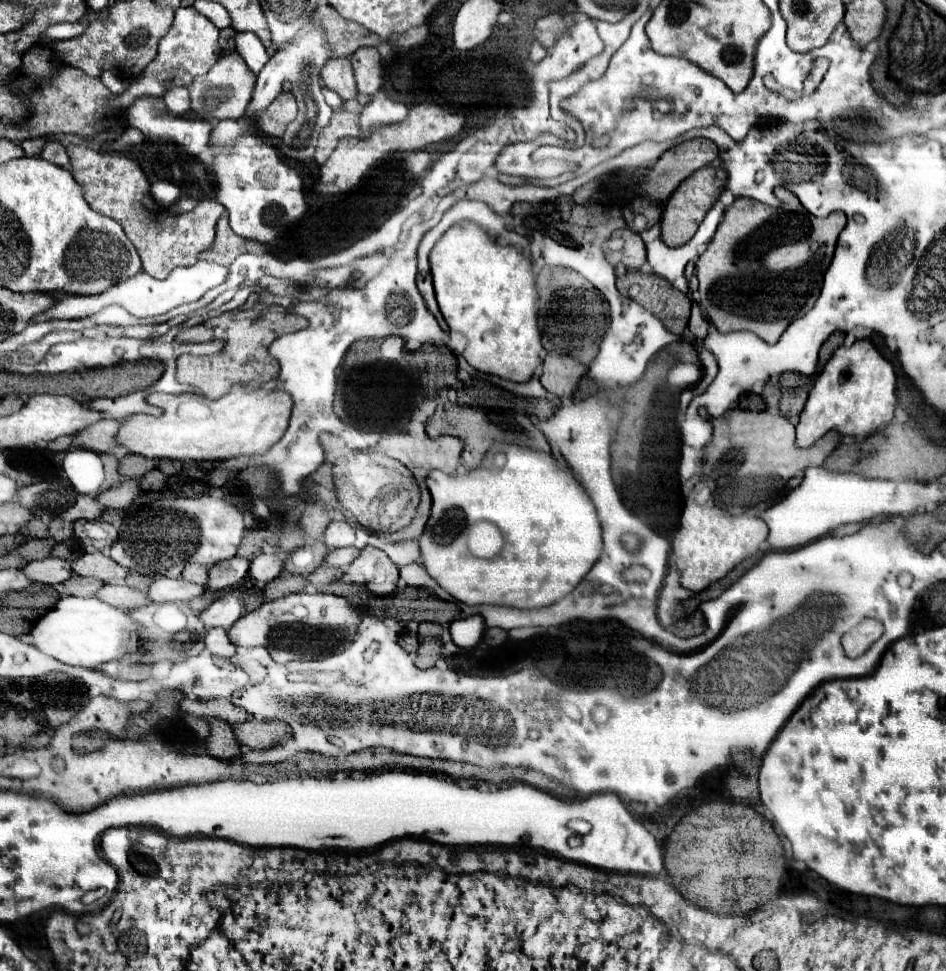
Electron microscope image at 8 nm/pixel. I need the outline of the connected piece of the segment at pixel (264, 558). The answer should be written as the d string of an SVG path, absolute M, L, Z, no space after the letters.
M279 552L259 554L251 560L249 576L259 584L267 584L281 574L281 564L283 564L283 556Z

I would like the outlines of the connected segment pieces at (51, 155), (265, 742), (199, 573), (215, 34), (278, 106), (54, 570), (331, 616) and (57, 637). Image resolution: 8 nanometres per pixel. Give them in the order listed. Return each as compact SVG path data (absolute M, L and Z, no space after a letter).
M47 142L41 150L41 158L47 160L47 162L53 162L61 168L69 168L69 158L67 158L67 152L65 148L59 144L59 142Z
M247 720L245 724L239 724L233 728L237 740L241 740L243 746L249 748L271 748L277 746L279 740L291 736L291 728L285 722L259 722L259 720Z
M187 564L185 570L183 570L183 580L187 582L193 582L193 584L205 584L207 582L207 574L209 570L205 566L199 566L199 564Z
M179 6L175 10L175 20L169 28L169 32L159 40L159 52L155 60L145 68L145 72L131 82L131 86L109 100L113 108L129 108L135 98L143 94L153 94L153 96L163 96L169 88L173 86L189 86L195 76L201 76L211 70L211 66L219 60L221 56L221 46L219 46L219 28L195 12L193 6Z
M281 92L277 100L265 112L261 112L261 116L257 118L257 126L265 136L283 138L287 124L293 122L295 116L297 116L297 102L293 94Z
M45 558L39 562L29 562L27 566L21 568L21 572L27 576L27 580L41 582L41 584L59 584L69 580L73 572L69 572L69 562L61 558Z
M289 594L273 602L267 602L253 612L247 612L231 626L227 636L235 646L263 646L267 650L289 650L295 654L321 658L341 652L353 640L359 622L361 614L353 606L349 606L347 600L341 596Z
M65 596L33 624L31 632L21 636L21 640L63 664L97 668L105 662L119 660L125 654L129 634L137 628L139 626L129 618L129 614L115 606L109 606L97 598Z

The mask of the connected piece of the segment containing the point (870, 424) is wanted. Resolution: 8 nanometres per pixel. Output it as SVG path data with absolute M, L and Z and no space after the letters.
M859 340L853 346L837 348L823 372L815 380L801 420L797 424L797 448L815 444L829 430L849 436L873 434L891 422L895 412L895 372L893 366L873 348L871 342Z

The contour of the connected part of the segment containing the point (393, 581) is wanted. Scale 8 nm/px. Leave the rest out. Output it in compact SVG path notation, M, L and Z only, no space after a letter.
M365 546L345 570L343 580L367 588L377 596L387 596L397 588L399 570L379 548Z

